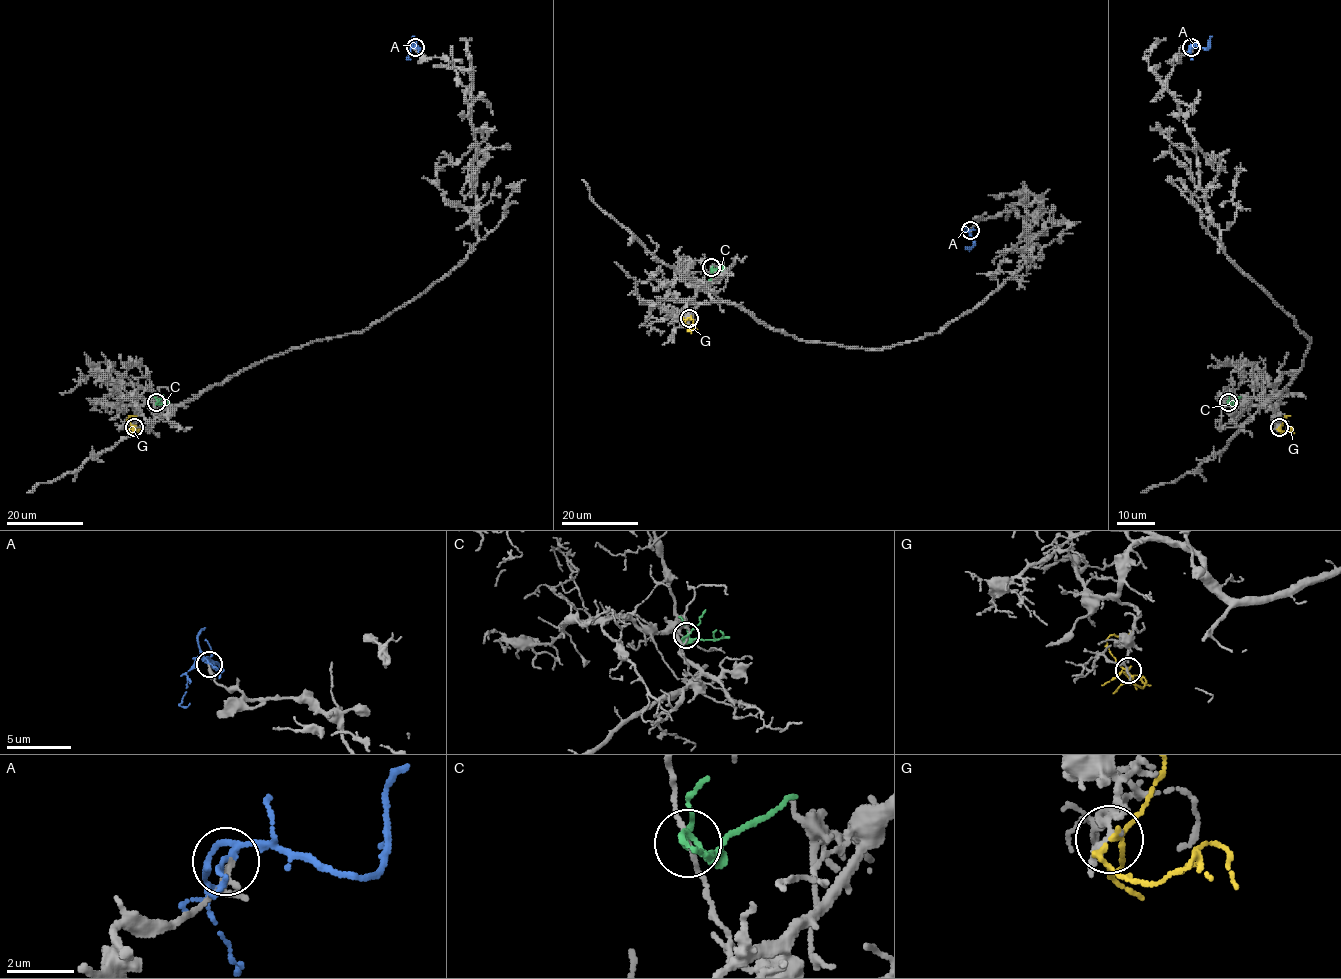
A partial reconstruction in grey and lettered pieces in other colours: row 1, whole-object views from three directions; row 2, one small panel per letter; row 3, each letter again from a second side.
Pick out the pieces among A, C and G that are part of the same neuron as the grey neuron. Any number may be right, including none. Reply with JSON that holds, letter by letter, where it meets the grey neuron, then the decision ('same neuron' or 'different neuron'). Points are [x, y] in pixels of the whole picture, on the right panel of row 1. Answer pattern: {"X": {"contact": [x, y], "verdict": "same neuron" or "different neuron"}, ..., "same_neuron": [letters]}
{"A": {"contact": [1191, 47], "verdict": "same neuron"}, "C": {"contact": [1228, 402], "verdict": "different neuron"}, "G": {"contact": [1279, 427], "verdict": "different neuron"}, "same_neuron": ["A"]}

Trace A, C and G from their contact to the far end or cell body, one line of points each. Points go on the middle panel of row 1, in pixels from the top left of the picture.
A: (970, 230), (974, 244), (967, 248), (969, 250)
C: (712, 267), (721, 269), (724, 266)
G: (690, 318), (694, 327), (688, 331), (692, 333)

